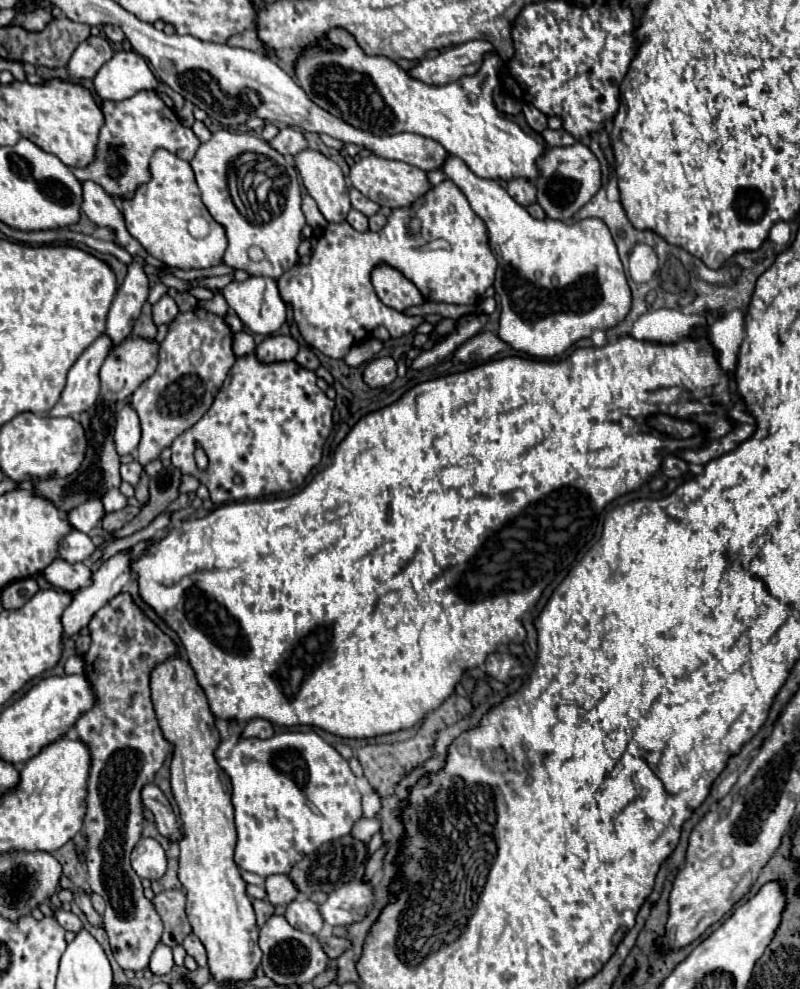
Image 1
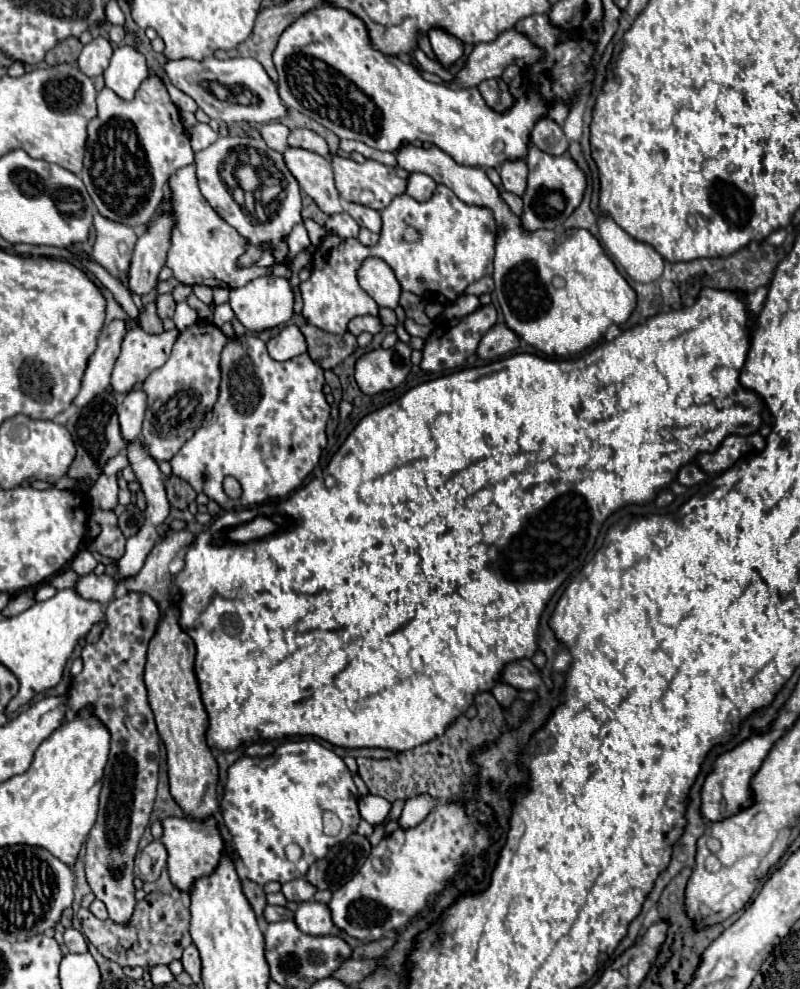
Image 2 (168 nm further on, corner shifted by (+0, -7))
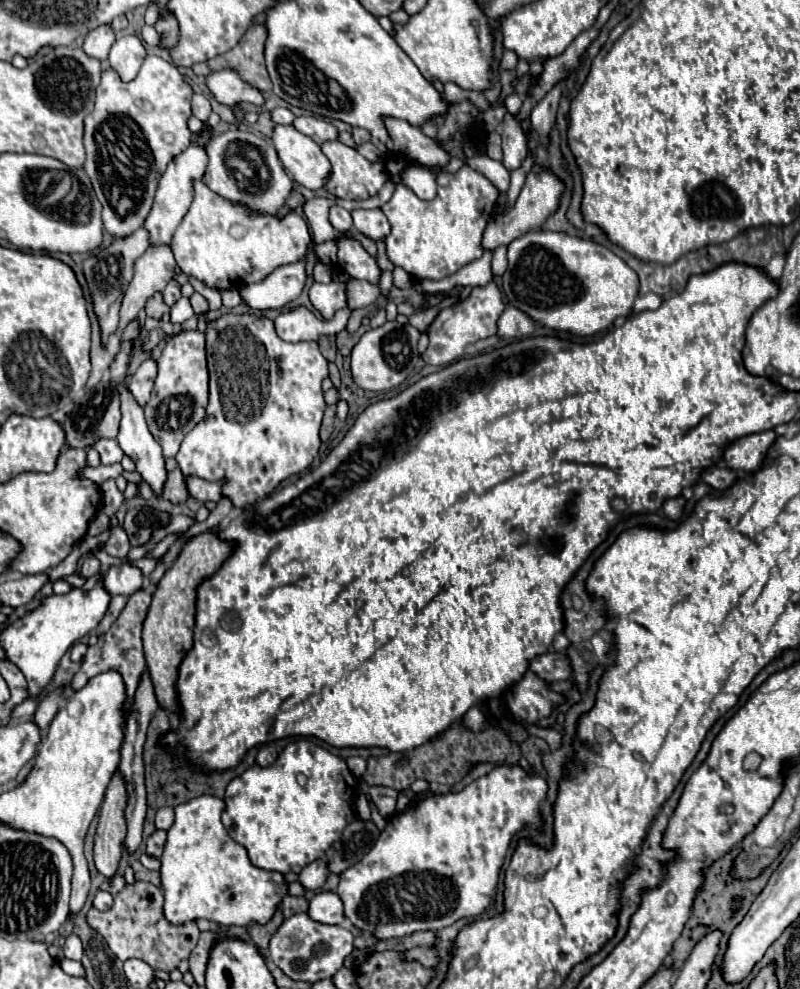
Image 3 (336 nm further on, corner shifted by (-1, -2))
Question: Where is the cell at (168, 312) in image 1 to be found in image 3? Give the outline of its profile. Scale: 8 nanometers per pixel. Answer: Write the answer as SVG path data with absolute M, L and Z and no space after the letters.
M171 279L169 283L167 283L167 287L163 289L163 301L171 307L171 305L175 305L175 301L181 297L181 287L179 287L179 283L175 281L175 279Z

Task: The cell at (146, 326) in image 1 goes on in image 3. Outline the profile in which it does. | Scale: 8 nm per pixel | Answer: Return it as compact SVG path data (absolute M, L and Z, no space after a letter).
M155 293L155 295L147 301L147 305L145 305L145 313L147 313L149 317L157 319L157 321L161 321L163 313L167 313L167 311L169 311L169 307L163 303L161 293Z

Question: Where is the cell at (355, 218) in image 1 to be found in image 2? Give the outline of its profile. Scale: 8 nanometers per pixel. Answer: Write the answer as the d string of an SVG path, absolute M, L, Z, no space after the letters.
M346 212L328 216L324 228L326 228L330 234L336 234L336 236L340 236L340 238L356 238L356 236L358 236L358 230L360 230L360 226L356 224L356 220L354 220L350 214L346 214Z

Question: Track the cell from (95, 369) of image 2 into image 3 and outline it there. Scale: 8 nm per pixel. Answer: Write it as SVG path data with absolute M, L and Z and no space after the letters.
M149 247L139 261L135 261L135 275L125 291L123 305L119 311L117 337L123 335L123 329L139 315L145 301L155 293L163 291L169 279L175 275L175 259L169 247Z

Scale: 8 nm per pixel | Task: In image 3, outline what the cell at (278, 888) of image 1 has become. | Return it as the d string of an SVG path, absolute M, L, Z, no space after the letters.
M323 859L313 861L311 865L307 865L301 873L299 873L299 883L307 889L307 891L319 891L327 879L329 871L327 871L327 863Z

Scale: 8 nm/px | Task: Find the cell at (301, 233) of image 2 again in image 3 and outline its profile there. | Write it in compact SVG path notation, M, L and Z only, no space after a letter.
M195 181L193 189L193 203L171 243L175 261L185 275L219 291L241 289L247 283L261 281L281 265L305 259L311 235L307 221L297 213L289 213L283 219L251 215L243 207L215 195L203 181Z

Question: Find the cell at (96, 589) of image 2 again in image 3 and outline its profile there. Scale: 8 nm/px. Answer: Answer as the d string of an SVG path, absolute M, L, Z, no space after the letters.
M113 565L103 577L103 587L111 595L131 595L141 589L143 573L131 565Z

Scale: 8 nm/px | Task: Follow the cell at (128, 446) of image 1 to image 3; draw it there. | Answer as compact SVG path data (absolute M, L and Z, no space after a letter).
M147 359L141 363L137 373L129 379L129 391L137 405L141 405L141 407L147 405L153 383L155 383L155 375L157 375L157 363L153 359Z

